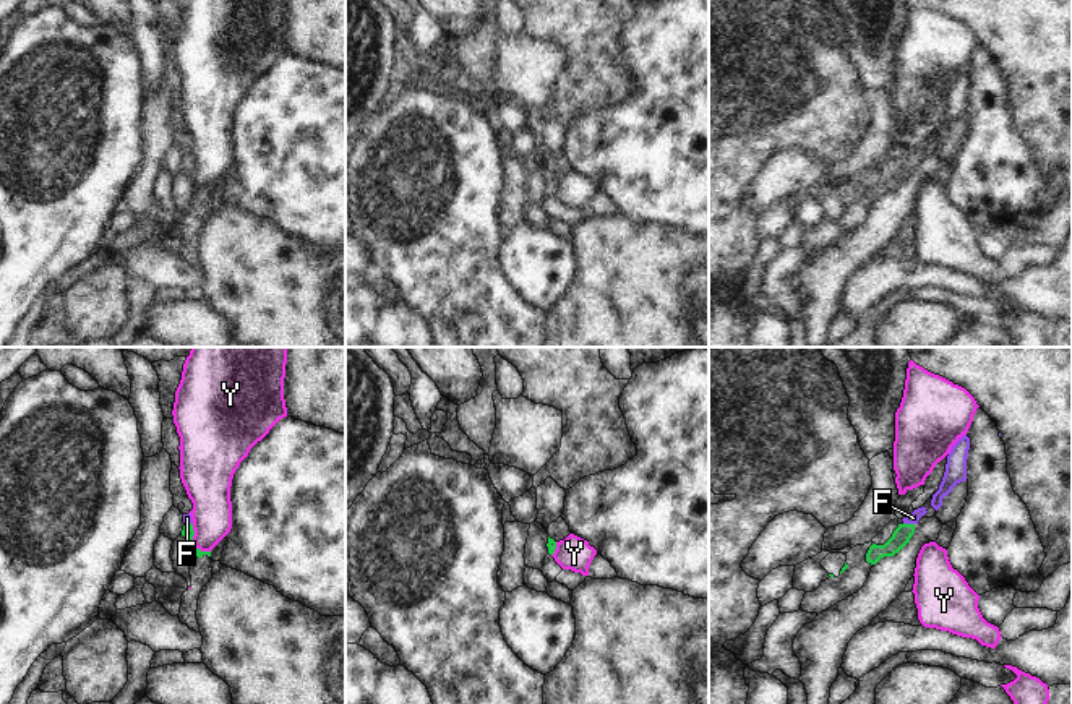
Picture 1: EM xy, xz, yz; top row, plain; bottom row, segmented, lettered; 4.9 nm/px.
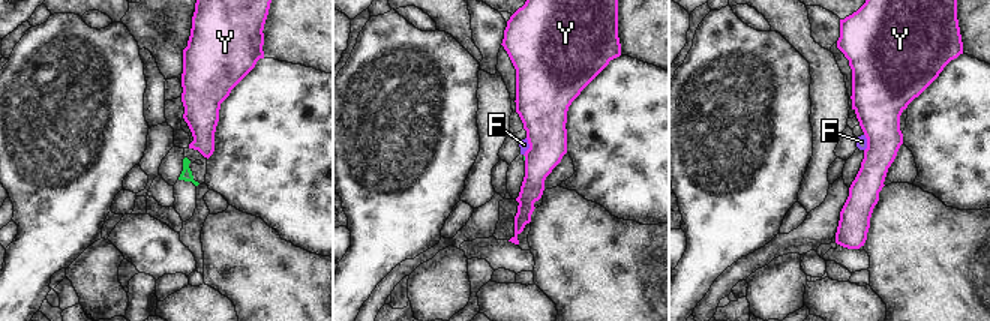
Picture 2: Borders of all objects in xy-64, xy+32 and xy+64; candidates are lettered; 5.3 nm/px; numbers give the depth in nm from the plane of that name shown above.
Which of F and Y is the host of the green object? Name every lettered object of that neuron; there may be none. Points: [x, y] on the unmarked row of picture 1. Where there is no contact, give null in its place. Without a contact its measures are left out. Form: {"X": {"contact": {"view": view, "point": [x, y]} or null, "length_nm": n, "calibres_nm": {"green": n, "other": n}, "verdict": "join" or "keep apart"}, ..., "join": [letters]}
{"F": {"contact": {"view": "yz", "point": [909, 161]}, "length_nm": 60, "calibres_nm": {"green": 90, "other": 60}, "verdict": "join"}, "Y": {"contact": {"view": "xy", "point": [192, 179]}, "length_nm": 180, "calibres_nm": {"green": 60, "other": 200}, "verdict": "keep apart"}, "join": ["F"]}

